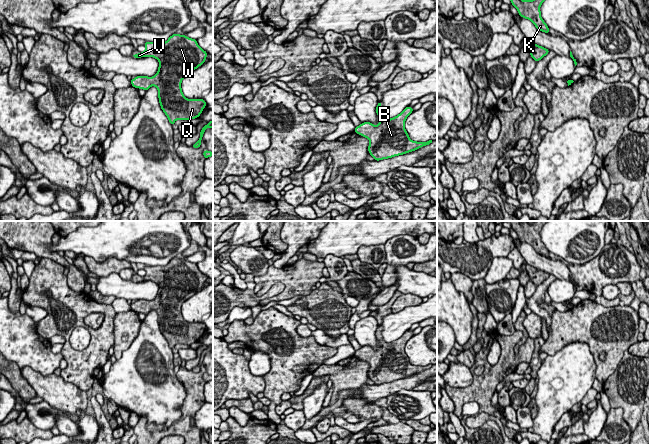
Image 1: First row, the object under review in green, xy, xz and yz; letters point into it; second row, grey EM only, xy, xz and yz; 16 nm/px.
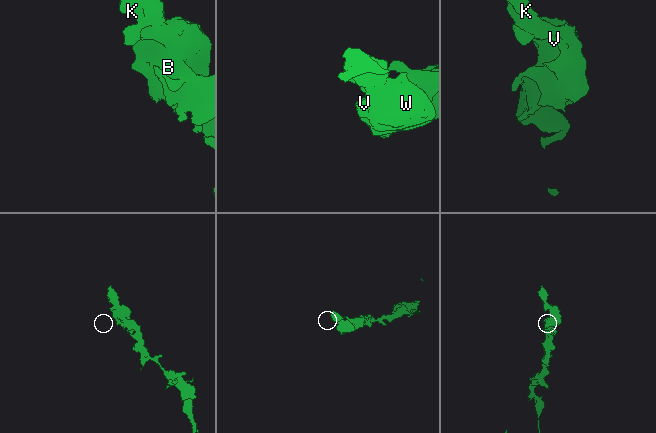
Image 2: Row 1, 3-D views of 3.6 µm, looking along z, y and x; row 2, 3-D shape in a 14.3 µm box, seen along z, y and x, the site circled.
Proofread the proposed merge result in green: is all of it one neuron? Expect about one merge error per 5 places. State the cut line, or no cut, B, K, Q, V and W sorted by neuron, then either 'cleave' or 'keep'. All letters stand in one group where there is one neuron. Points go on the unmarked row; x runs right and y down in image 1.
no cut; B K Q V W; keep

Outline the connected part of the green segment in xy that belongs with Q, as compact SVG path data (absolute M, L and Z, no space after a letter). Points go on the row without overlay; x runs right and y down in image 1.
M173 258L165 266L145 265L145 275L132 278L133 282L153 281L158 284L157 297L152 300L136 300L131 310L147 315L151 310L158 314L162 335L171 349L176 344L198 342L206 331L204 323L188 323L181 312L182 304L201 290L207 281L196 263Z

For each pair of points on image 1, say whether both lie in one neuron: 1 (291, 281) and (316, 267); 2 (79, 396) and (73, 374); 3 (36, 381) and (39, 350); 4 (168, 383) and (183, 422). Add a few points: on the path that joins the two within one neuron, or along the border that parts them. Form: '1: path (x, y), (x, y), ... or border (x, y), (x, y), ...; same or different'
1: path (297, 278), (310, 272); same
2: border (60, 376), (85, 391); different
3: border (20, 368), (29, 366), (44, 375), (53, 373); different
4: border (186, 392), (181, 416), (167, 427), (160, 425); different

